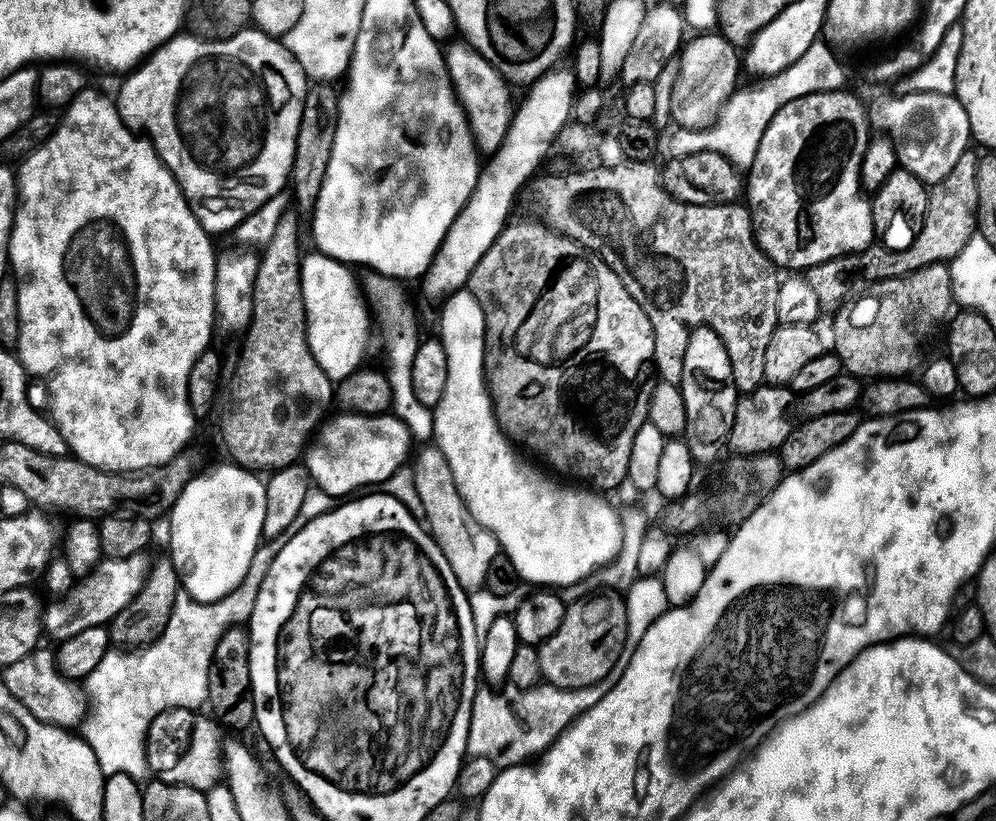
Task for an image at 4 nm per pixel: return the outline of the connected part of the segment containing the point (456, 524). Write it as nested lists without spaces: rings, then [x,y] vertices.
[[[439,446],[431,447],[421,450],[420,461],[416,464],[416,496],[424,507],[423,519],[442,554],[446,554],[458,582],[465,592],[475,594],[479,588],[483,589],[487,585],[490,566],[501,555],[502,549],[495,534],[487,532],[464,505],[450,470],[450,462],[446,462],[446,454],[442,454]]]

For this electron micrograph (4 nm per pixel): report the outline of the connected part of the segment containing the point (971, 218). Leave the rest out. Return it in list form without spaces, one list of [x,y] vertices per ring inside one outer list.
[[[969,150],[962,154],[957,166],[950,171],[950,176],[931,189],[933,198],[929,200],[928,213],[919,233],[916,234],[912,248],[904,251],[893,251],[896,260],[888,264],[888,272],[894,272],[898,278],[909,276],[923,268],[935,264],[948,264],[966,250],[978,232],[978,217],[980,215],[980,199],[978,198],[978,166],[980,160],[975,151]]]

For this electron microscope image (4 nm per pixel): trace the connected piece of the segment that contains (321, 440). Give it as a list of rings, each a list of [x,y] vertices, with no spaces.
[[[340,414],[337,420],[329,419],[319,429],[306,452],[306,467],[313,485],[333,498],[348,498],[361,490],[371,489],[368,488],[371,484],[386,483],[407,462],[412,452],[411,430],[394,417],[392,414]]]

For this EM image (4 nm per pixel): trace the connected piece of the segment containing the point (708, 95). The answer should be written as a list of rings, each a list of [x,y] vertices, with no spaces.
[[[708,32],[696,37],[698,38],[692,42],[690,40],[685,45],[681,57],[681,60],[683,60],[680,72],[686,79],[675,88],[672,100],[672,116],[678,122],[676,124],[685,130],[705,129],[707,125],[717,121],[722,106],[721,100],[719,101],[718,88],[714,84],[701,83],[704,80],[712,79],[723,63],[725,76],[732,78],[735,76],[740,64],[737,47],[730,44],[722,34]]]

